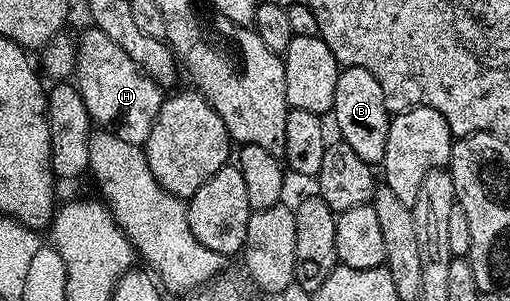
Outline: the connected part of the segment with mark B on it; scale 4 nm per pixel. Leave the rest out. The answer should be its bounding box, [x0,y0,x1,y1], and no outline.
[332,67,392,166]

